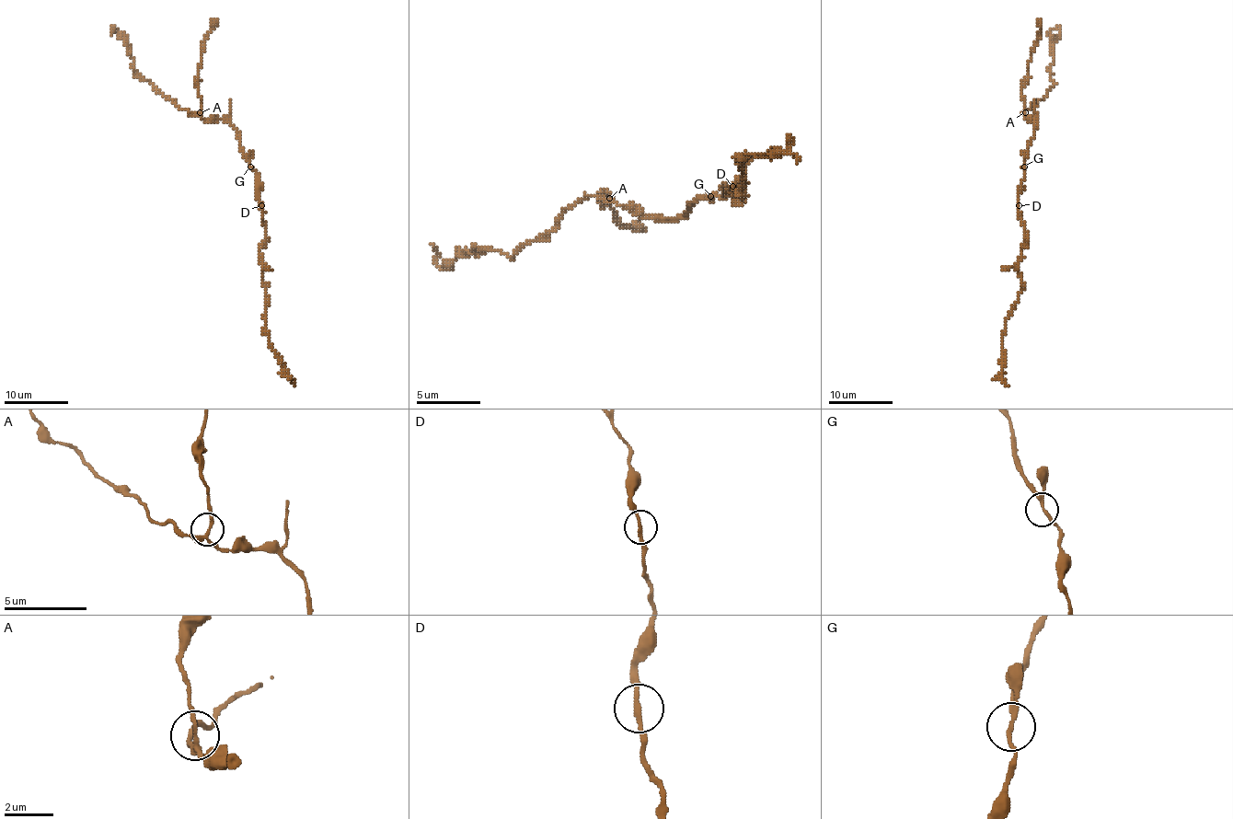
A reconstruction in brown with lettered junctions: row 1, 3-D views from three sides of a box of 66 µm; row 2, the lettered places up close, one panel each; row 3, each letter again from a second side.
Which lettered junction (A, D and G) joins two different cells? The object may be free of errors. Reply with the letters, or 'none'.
A

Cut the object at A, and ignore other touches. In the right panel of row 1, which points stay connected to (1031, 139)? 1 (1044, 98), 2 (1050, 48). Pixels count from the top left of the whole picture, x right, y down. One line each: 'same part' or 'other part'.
1: same part
2: same part

